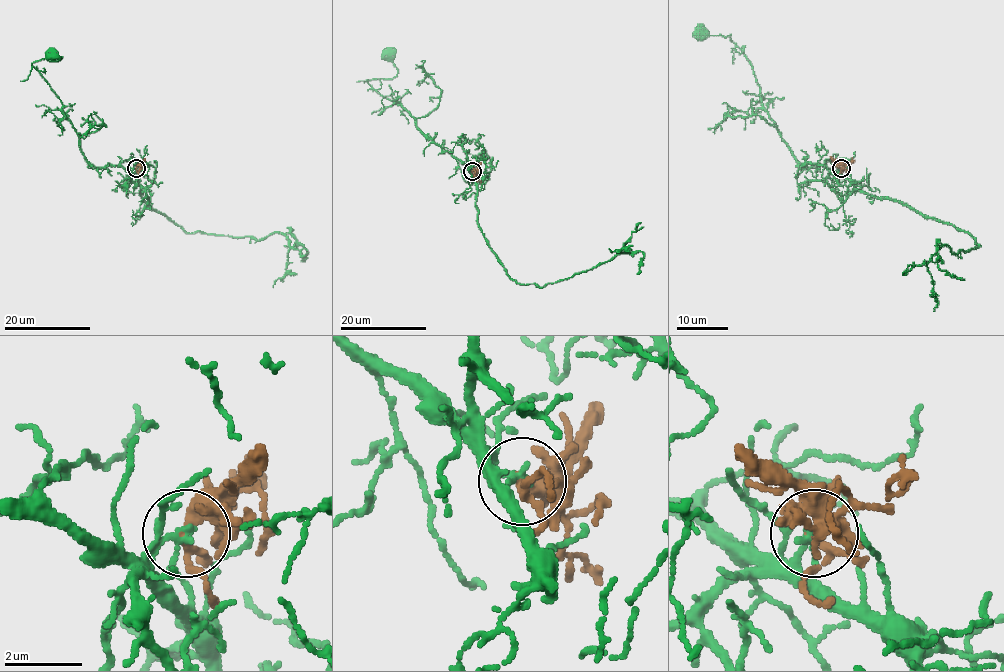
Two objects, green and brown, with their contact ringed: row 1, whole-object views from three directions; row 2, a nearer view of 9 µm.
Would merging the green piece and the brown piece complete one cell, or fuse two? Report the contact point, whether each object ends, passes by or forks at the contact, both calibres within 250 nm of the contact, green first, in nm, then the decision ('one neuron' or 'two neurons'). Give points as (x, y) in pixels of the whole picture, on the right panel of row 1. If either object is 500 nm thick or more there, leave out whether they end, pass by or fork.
at (841, 168); green ends there; brown forks there; 200 nm thick on the green side, 240 nm on the other; two neurons

